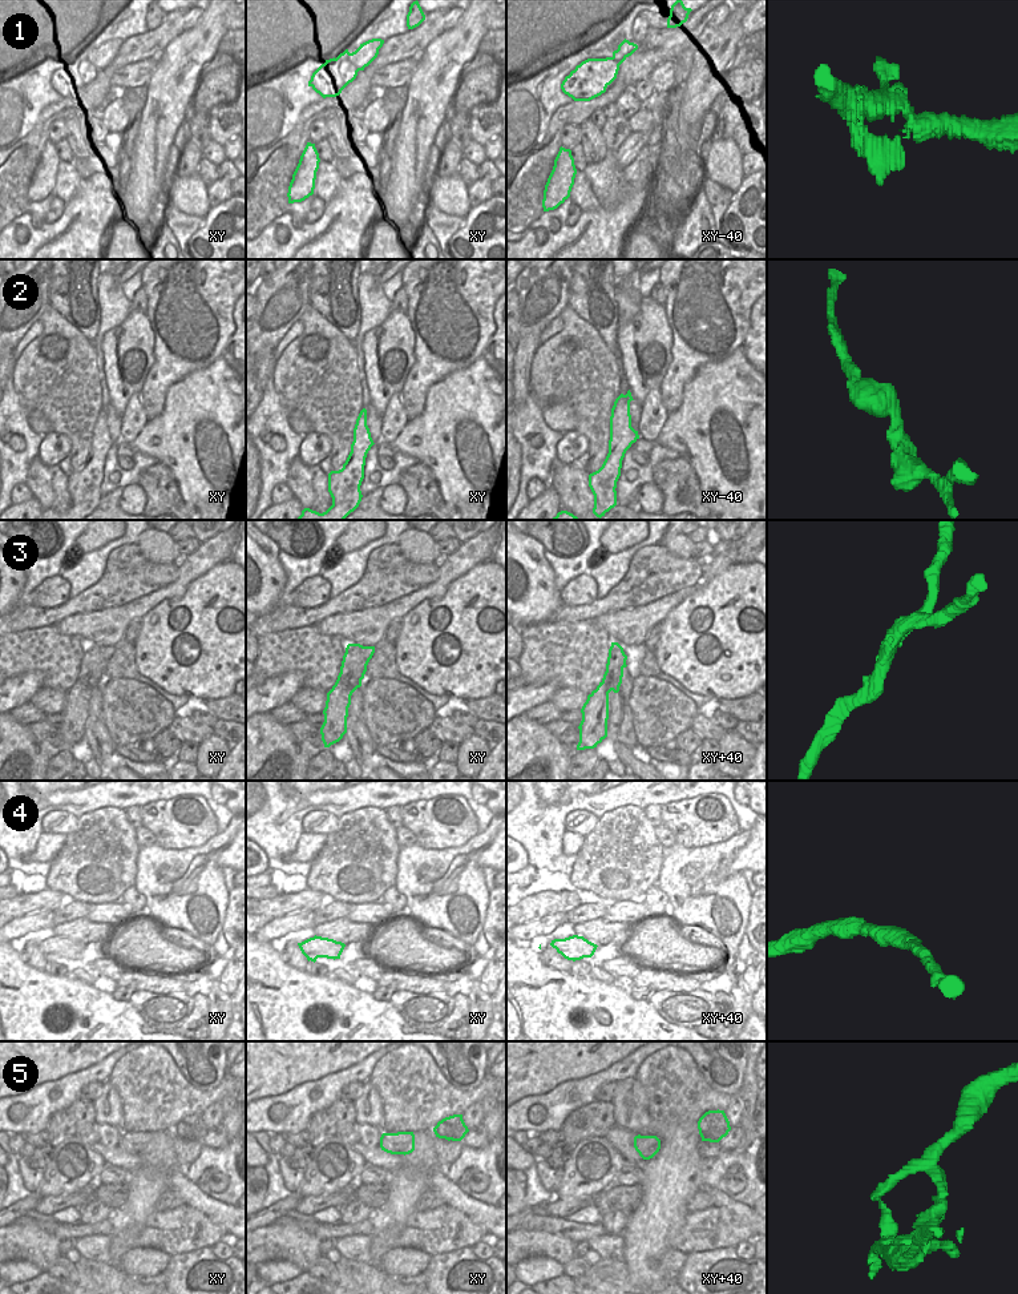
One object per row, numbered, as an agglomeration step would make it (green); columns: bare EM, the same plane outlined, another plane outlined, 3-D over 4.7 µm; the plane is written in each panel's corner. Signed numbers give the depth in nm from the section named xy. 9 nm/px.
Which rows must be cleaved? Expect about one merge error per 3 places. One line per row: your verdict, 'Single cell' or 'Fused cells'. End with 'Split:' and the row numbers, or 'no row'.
1: Single cell
2: Single cell
3: Fused cells
4: Single cell
5: Fused cells
Split: 3, 5.

